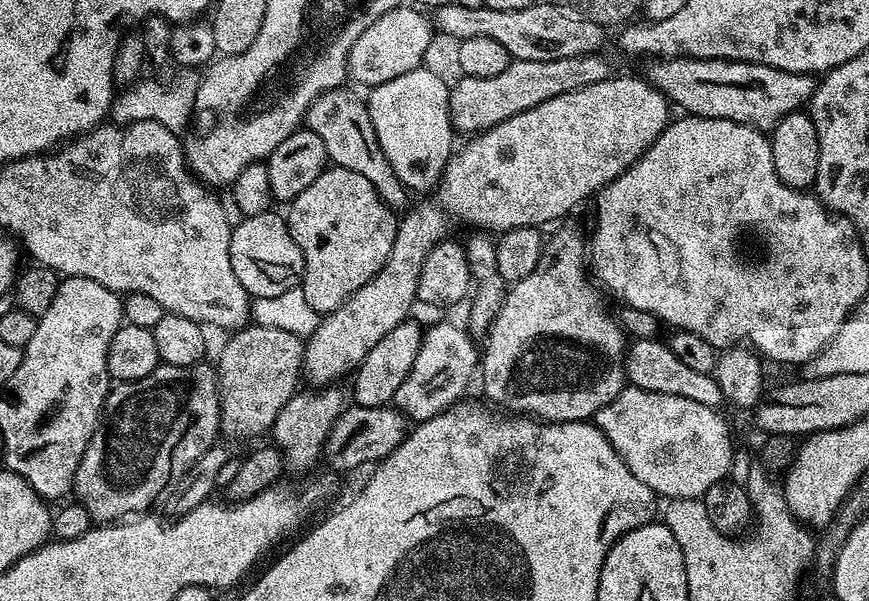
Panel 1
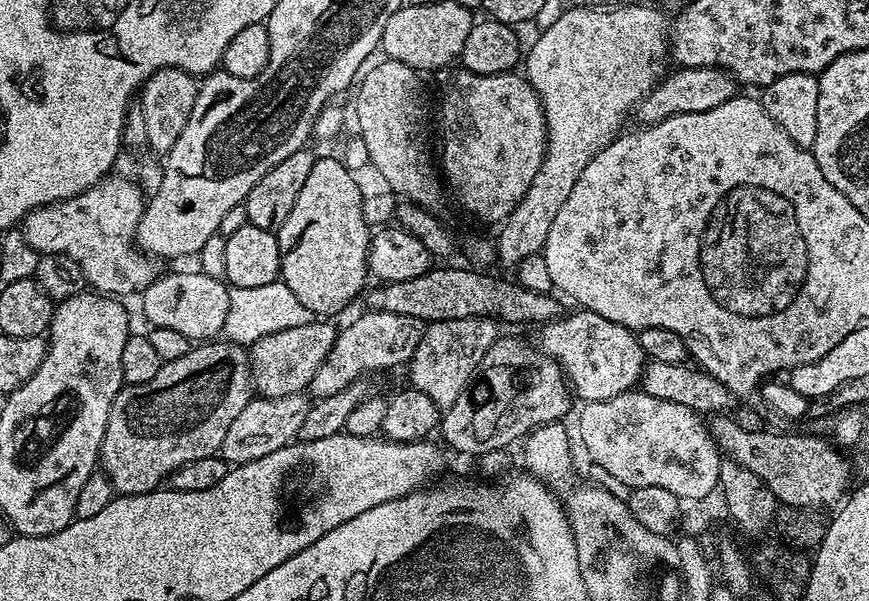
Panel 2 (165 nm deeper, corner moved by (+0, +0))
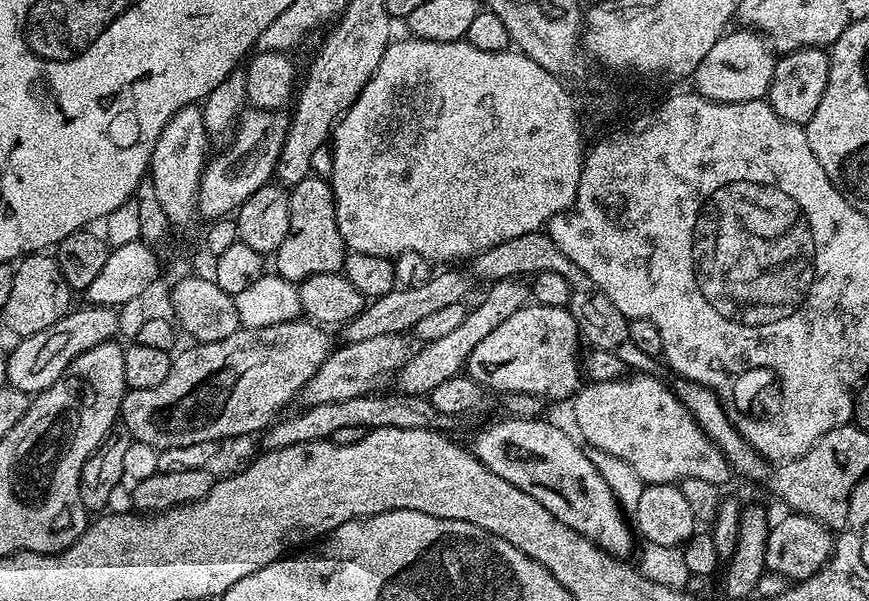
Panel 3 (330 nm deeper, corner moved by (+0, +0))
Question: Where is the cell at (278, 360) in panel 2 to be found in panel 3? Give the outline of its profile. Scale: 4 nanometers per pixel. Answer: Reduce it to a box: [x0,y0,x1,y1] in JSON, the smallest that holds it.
[343,266,474,343]

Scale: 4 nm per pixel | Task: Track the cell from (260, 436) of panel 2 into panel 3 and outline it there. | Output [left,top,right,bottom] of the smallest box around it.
[300,335,412,407]

